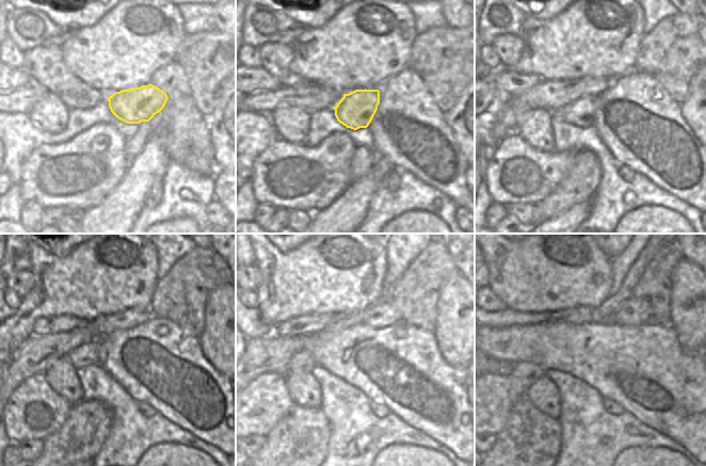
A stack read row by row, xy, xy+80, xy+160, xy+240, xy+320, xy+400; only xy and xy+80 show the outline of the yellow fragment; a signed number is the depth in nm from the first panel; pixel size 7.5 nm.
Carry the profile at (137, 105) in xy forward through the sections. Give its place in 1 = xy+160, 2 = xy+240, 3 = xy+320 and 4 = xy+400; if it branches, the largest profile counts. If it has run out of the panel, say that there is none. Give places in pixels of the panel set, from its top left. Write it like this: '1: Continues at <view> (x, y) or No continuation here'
1: Continues at xy+160 (581, 113)
2: Continues at xy+240 (93, 352)
3: Continues at xy+320 (303, 362)
4: Continues at xy+400 (522, 375)

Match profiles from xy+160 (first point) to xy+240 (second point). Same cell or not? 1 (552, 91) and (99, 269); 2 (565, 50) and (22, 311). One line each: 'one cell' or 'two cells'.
1: two cells
2: one cell

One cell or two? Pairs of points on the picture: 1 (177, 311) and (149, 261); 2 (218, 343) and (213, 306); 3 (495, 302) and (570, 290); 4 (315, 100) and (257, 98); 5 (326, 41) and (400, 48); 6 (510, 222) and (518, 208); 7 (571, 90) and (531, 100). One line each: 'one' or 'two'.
1: two
2: one
3: two
4: one
5: one
6: two
7: one

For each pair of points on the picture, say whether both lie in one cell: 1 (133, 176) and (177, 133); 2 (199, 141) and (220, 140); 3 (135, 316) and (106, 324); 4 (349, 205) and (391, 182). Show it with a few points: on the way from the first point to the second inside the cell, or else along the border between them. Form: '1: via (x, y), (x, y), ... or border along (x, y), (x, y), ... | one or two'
1: border along (151, 133), (161, 140), (163, 149), (171, 161) | two
2: border along (206, 117), (212, 156), (217, 165) | two
3: via (128, 319), (113, 323) | one
4: border along (392, 169), (384, 176), (381, 185) | two

